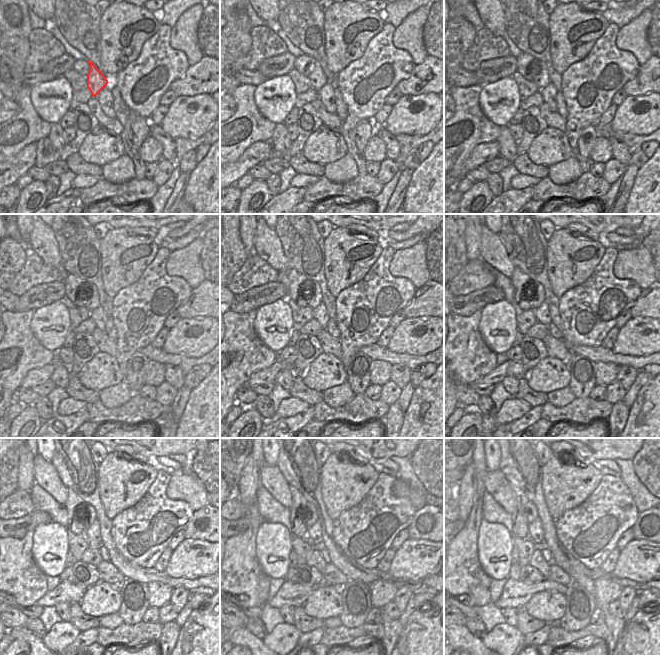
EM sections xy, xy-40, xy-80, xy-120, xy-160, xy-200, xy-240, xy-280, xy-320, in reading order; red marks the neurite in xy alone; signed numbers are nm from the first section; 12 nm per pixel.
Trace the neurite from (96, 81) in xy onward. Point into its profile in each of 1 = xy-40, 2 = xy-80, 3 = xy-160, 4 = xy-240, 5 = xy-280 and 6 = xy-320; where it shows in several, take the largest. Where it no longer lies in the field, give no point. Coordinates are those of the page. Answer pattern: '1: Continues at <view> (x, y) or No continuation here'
1: Continues at xy-40 (318, 79)
2: Continues at xy-80 (541, 79)
3: Continues at xy-160 (317, 298)
4: Continues at xy-240 (90, 513)
5: Continues at xy-280 (309, 508)
6: Continues at xy-320 (529, 510).

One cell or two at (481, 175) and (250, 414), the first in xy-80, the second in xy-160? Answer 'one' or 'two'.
two

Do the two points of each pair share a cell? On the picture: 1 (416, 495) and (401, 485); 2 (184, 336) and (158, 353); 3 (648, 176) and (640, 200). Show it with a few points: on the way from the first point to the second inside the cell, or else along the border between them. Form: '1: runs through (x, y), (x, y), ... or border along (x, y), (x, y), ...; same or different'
1: runs through (412, 494), (405, 489); same
2: border along (161, 348), (166, 352), (183, 354), (185, 356); different
3: runs through (648, 182), (648, 192), (646, 194); same

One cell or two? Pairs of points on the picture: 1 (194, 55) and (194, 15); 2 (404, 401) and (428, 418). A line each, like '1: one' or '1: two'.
1: one
2: two

